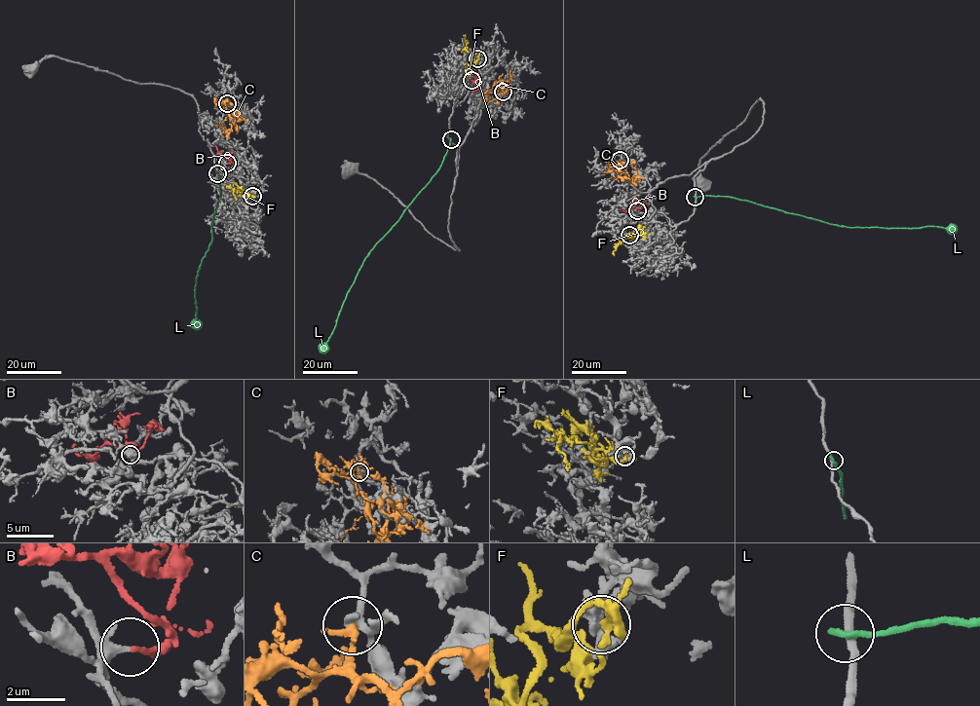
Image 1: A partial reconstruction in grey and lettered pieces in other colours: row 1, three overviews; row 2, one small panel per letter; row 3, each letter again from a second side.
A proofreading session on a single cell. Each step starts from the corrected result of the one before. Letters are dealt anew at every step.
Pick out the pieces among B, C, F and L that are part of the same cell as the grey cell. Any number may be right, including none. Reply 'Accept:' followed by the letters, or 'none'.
Accept: B

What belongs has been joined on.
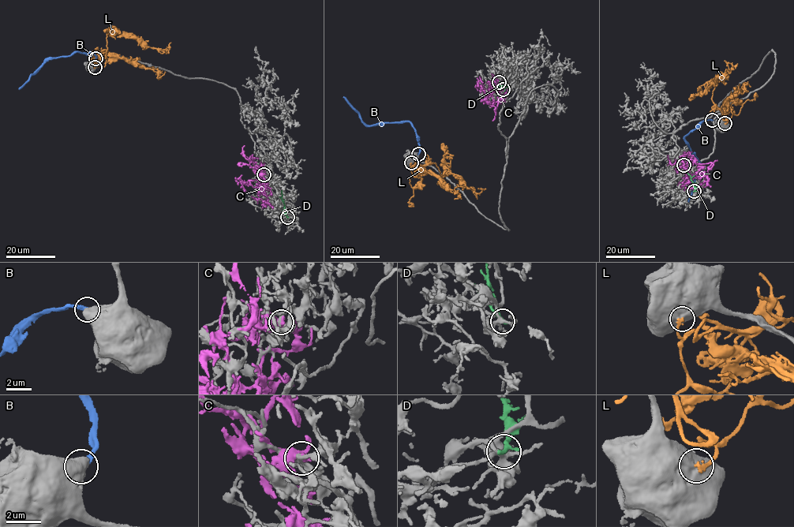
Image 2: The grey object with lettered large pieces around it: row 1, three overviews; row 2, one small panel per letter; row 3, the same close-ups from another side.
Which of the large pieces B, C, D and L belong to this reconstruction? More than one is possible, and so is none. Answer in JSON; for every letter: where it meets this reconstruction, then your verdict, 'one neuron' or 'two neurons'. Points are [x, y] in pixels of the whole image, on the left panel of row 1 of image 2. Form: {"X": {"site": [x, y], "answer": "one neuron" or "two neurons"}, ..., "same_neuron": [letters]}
{"B": {"site": [95, 58], "answer": "two neurons"}, "C": {"site": [264, 174], "answer": "two neurons"}, "D": {"site": [287, 217], "answer": "two neurons"}, "L": {"site": [95, 67], "answer": "two neurons"}, "same_neuron": []}

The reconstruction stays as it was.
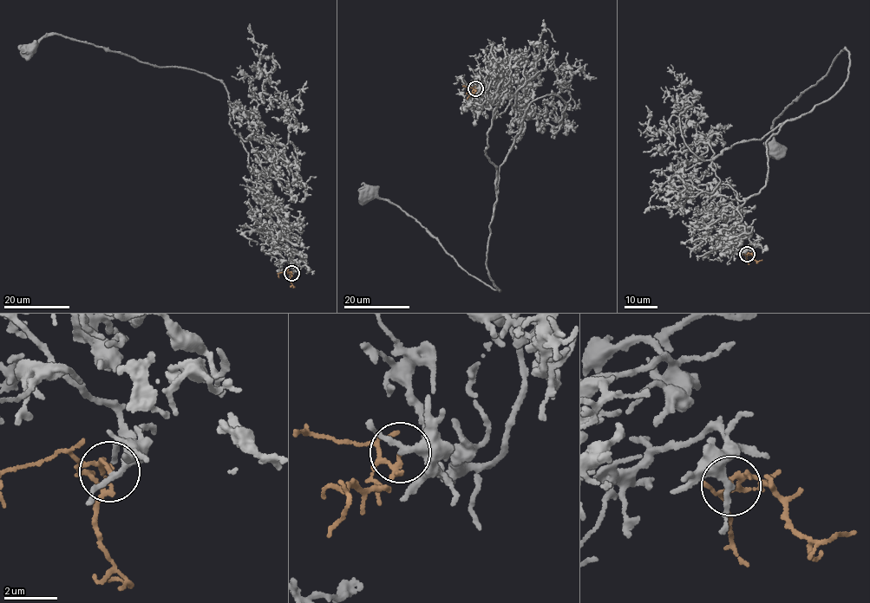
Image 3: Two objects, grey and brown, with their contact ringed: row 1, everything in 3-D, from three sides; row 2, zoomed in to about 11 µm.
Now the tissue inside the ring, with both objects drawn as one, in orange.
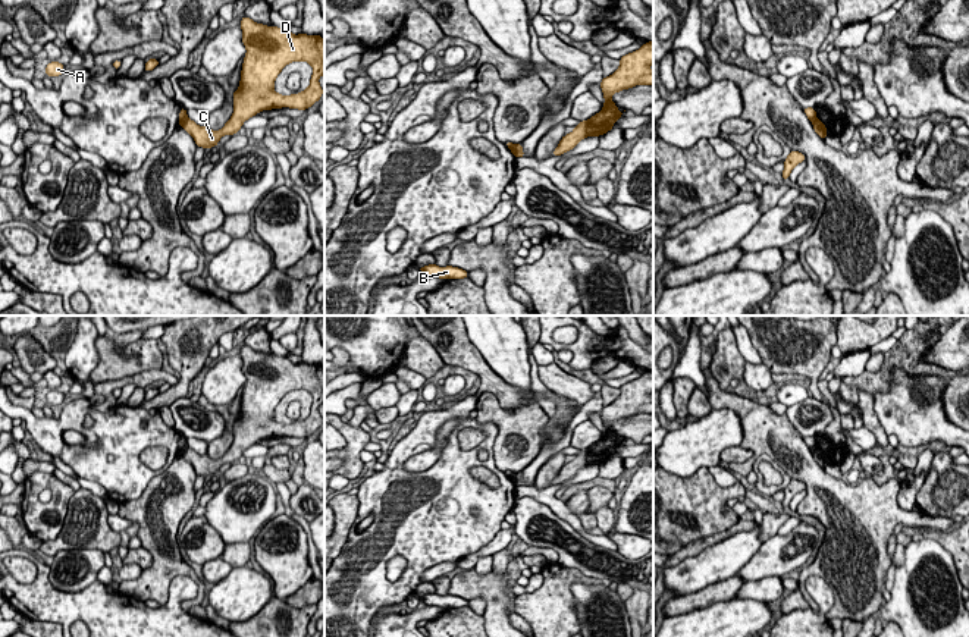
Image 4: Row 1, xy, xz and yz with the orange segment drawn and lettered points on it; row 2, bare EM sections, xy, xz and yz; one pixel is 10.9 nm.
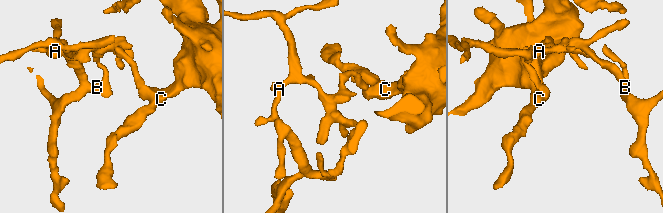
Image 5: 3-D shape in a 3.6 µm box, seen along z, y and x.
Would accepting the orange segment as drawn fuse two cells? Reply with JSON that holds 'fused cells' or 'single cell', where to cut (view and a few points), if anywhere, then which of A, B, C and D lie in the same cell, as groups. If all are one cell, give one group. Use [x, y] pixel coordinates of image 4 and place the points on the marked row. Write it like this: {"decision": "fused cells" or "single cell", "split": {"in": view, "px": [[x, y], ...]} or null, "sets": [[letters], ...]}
{"decision": "fused cells", "split": {"in": "yz", "px": [[815, 118], [812, 122]]}, "sets": [["A", "B"], ["C", "D"]]}

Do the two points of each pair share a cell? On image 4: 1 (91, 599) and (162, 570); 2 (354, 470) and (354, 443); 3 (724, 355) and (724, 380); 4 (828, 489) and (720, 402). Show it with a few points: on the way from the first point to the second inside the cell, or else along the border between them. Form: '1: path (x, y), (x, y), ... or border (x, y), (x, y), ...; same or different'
1: border (118, 592), (135, 596), (143, 602); different
2: path (354, 464), (354, 449); same
3: path (727, 361), (727, 372), (724, 375); same
4: path (802, 464), (746, 410); same

